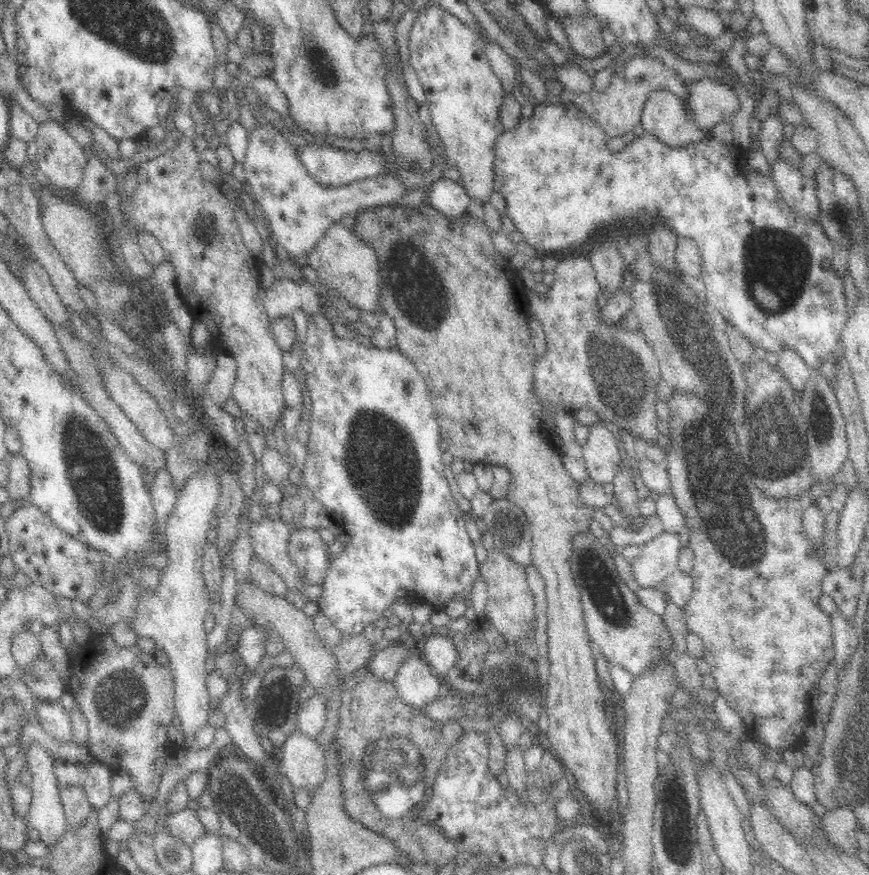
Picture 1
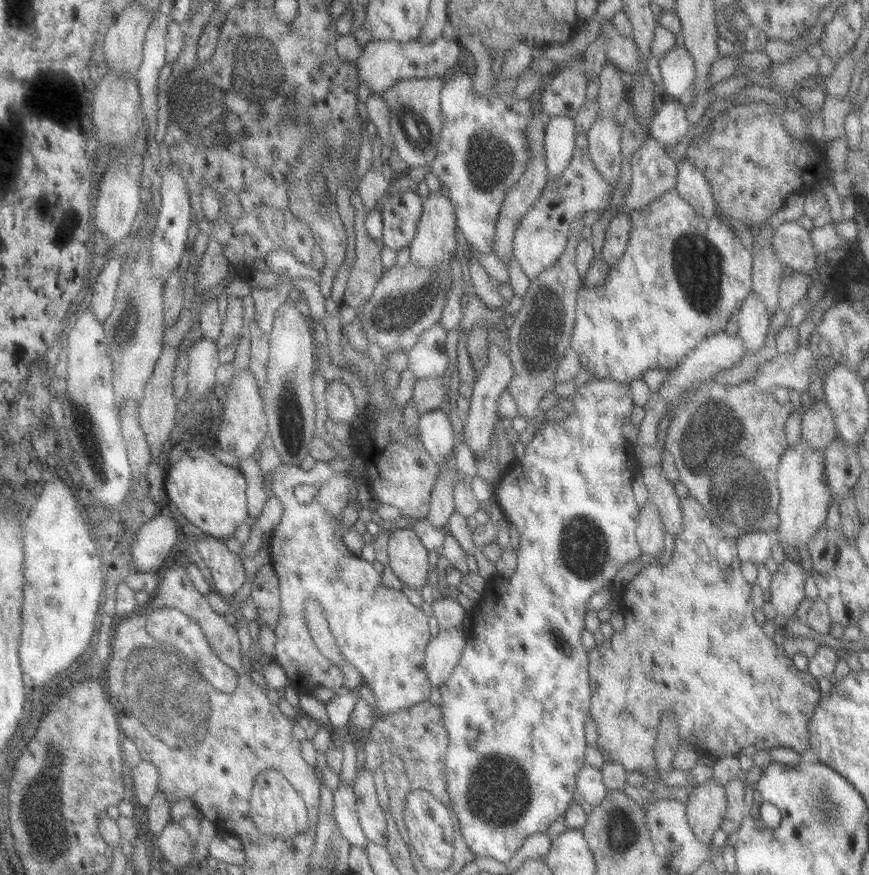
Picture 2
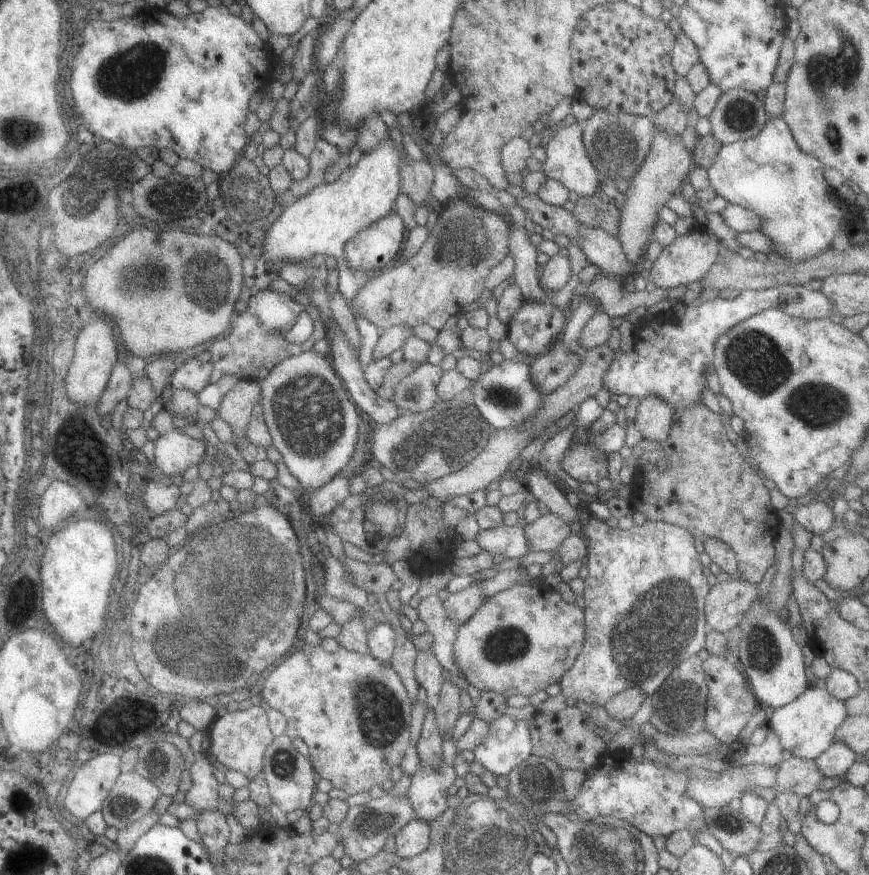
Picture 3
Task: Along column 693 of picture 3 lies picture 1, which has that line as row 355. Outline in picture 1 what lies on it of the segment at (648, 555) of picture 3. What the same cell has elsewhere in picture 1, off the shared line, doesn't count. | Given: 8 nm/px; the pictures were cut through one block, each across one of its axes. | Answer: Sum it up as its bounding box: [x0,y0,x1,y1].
[523,253,661,486]

